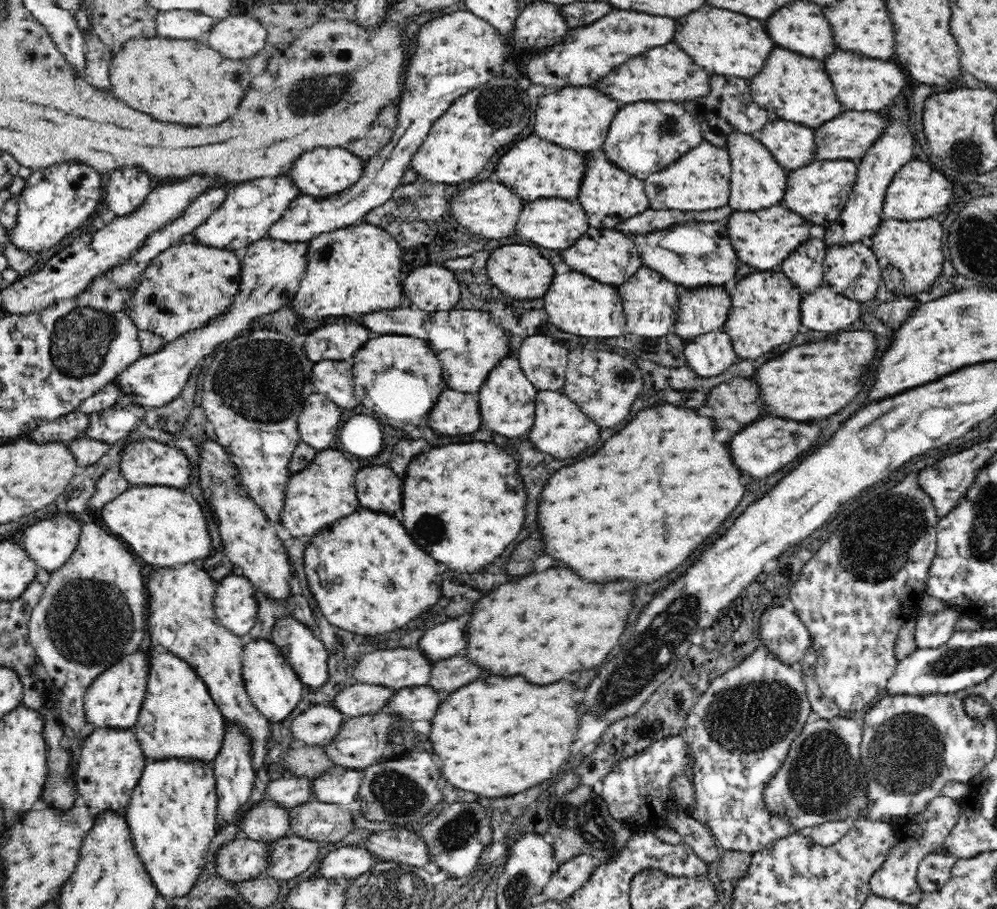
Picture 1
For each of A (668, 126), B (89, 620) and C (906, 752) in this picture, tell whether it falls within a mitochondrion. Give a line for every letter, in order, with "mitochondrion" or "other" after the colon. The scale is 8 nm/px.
A: mitochondrion
B: mitochondrion
C: mitochondrion

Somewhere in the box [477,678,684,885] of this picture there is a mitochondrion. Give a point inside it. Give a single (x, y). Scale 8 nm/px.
(595, 830)

